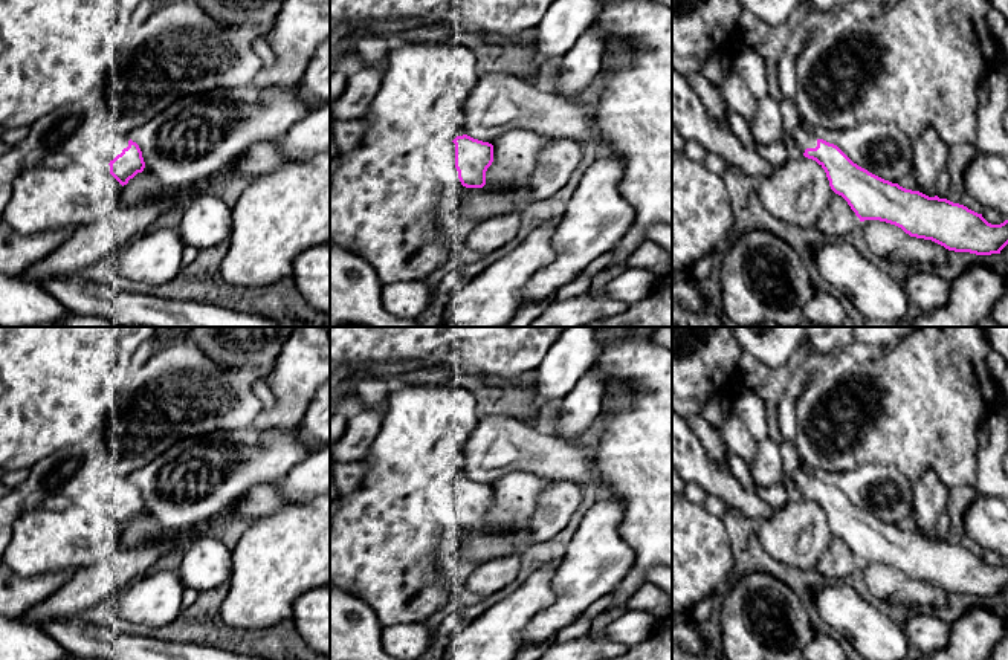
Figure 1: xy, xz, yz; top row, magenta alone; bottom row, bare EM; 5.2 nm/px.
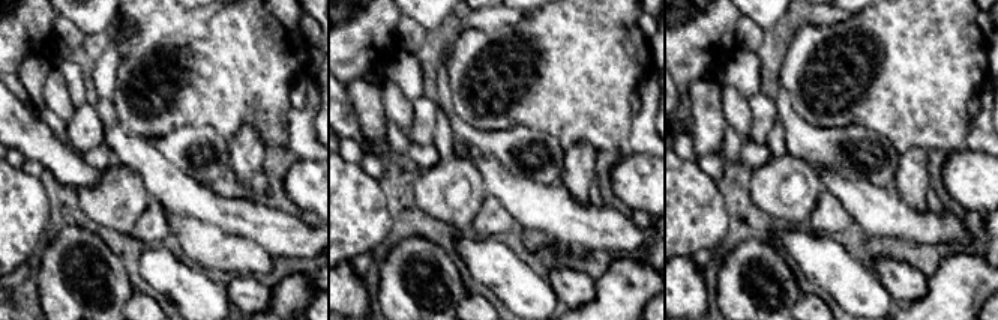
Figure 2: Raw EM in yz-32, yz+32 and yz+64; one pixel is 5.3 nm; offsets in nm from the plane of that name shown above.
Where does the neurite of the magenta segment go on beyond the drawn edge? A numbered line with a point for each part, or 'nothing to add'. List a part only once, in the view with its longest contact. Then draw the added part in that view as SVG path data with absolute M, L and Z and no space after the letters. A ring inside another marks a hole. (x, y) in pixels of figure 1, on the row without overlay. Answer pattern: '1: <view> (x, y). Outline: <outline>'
1: xy (115, 488). Outline: M113 477L104 487L102 498L108 503L113 503L124 490L128 489L127 477Z

